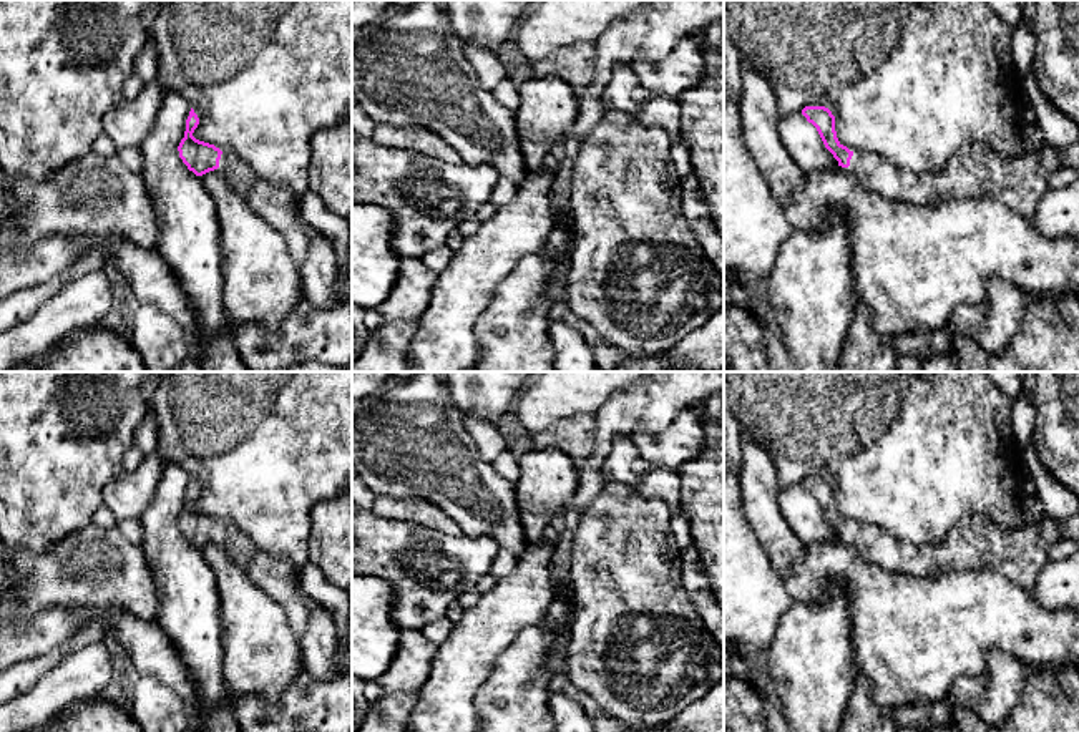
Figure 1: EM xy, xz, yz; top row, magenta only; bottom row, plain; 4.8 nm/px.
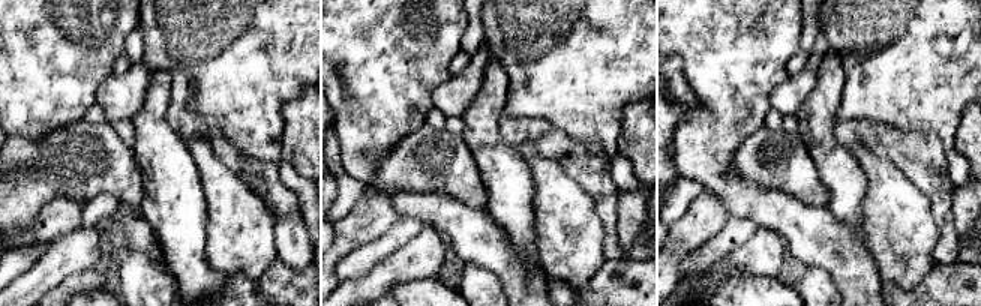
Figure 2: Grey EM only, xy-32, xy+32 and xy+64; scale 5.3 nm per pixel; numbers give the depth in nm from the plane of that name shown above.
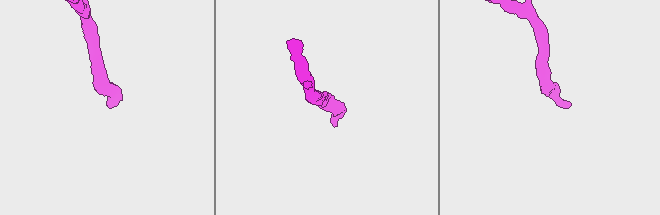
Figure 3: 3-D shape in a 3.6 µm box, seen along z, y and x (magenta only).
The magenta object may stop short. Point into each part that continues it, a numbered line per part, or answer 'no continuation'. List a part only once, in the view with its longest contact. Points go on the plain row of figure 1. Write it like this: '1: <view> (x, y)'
1: xy (276, 576)

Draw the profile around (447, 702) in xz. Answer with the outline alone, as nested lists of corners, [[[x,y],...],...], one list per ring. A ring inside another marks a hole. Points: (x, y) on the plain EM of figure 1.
[[[554,529],[516,556],[515,569],[463,611],[452,632],[437,646],[427,682],[410,714],[412,732],[478,732],[476,695],[498,656],[528,626],[540,624],[559,599],[569,601],[568,626],[548,657],[548,669],[566,674],[569,629],[574,612],[571,583],[554,579]]]

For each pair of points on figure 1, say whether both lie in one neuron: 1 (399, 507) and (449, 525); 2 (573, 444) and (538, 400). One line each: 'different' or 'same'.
1: same
2: different

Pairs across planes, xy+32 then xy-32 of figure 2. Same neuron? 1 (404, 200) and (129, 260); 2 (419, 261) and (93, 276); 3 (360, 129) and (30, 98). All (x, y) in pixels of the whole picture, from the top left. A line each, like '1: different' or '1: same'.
1: different
2: different
3: same

